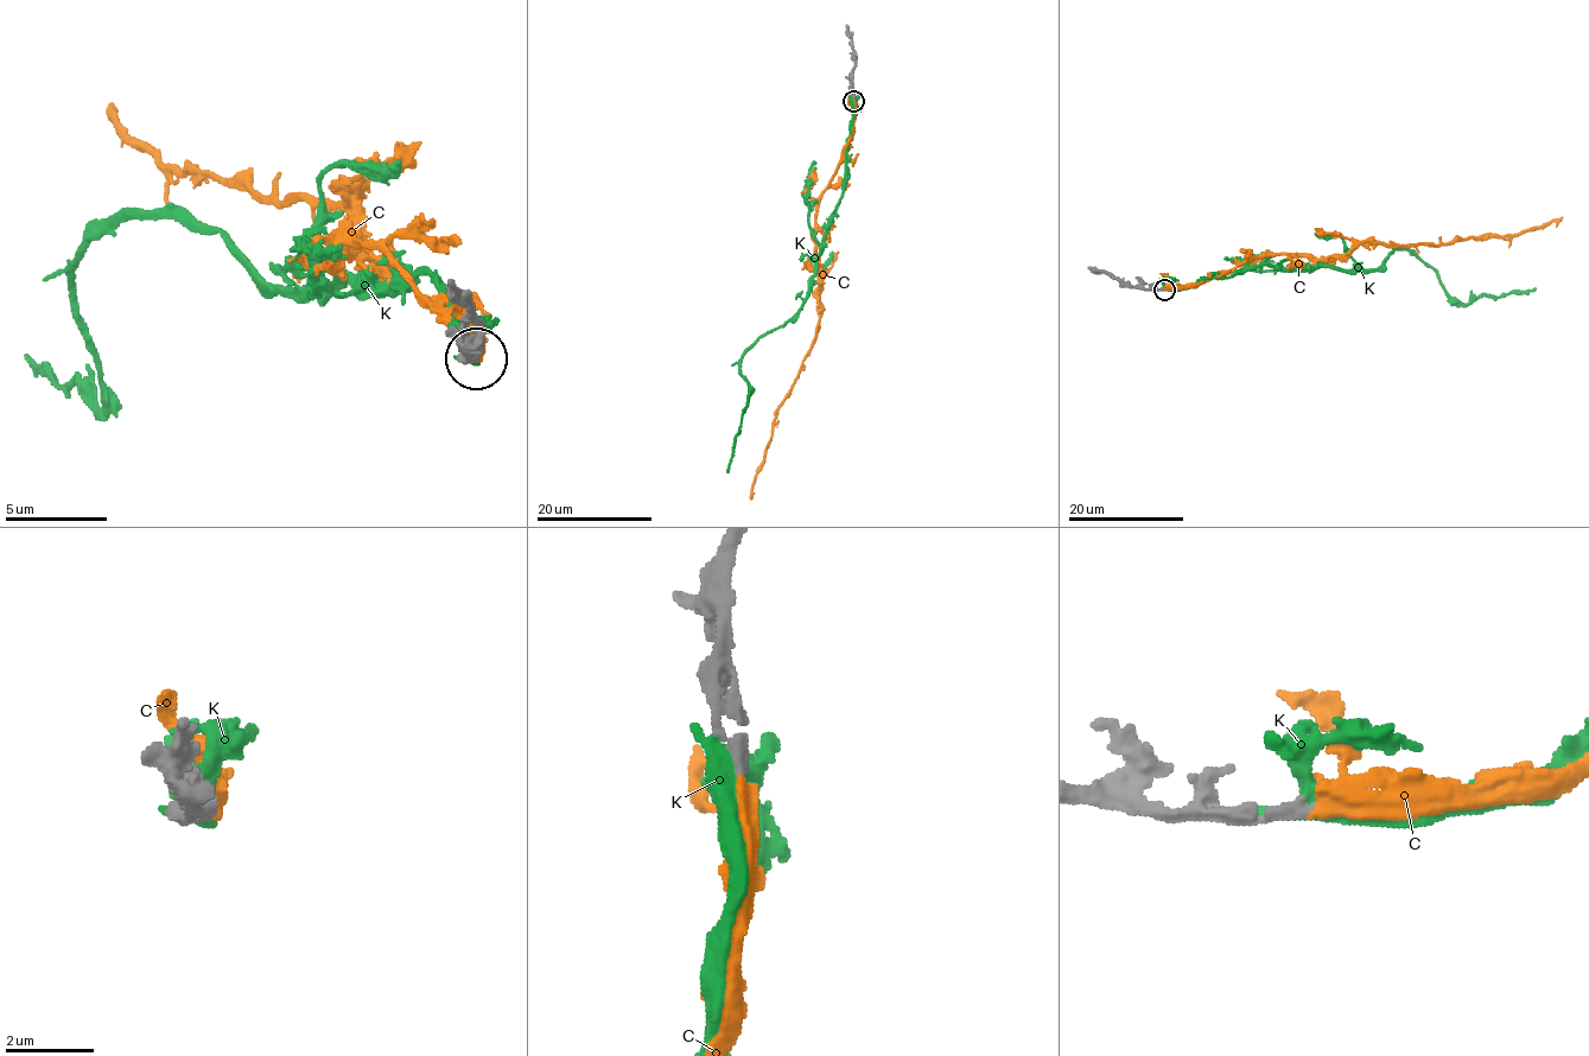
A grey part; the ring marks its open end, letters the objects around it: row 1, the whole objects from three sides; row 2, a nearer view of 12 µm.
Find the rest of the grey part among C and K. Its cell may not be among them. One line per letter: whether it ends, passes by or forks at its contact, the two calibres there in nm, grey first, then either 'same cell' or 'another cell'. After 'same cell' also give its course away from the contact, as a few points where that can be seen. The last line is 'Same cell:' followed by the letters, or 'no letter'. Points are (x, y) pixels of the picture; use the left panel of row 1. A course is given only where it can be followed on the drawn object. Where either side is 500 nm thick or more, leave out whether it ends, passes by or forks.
C: it passes by; calibres 320 and 360 nm; same cell; course (475, 360), (377, 248), (348, 237), (337, 248), (348, 248), (348, 202), (271, 202), (173, 171), (107, 105)
K: it passes by; calibres 320 and 440 nm; another cell
Same cell: C

